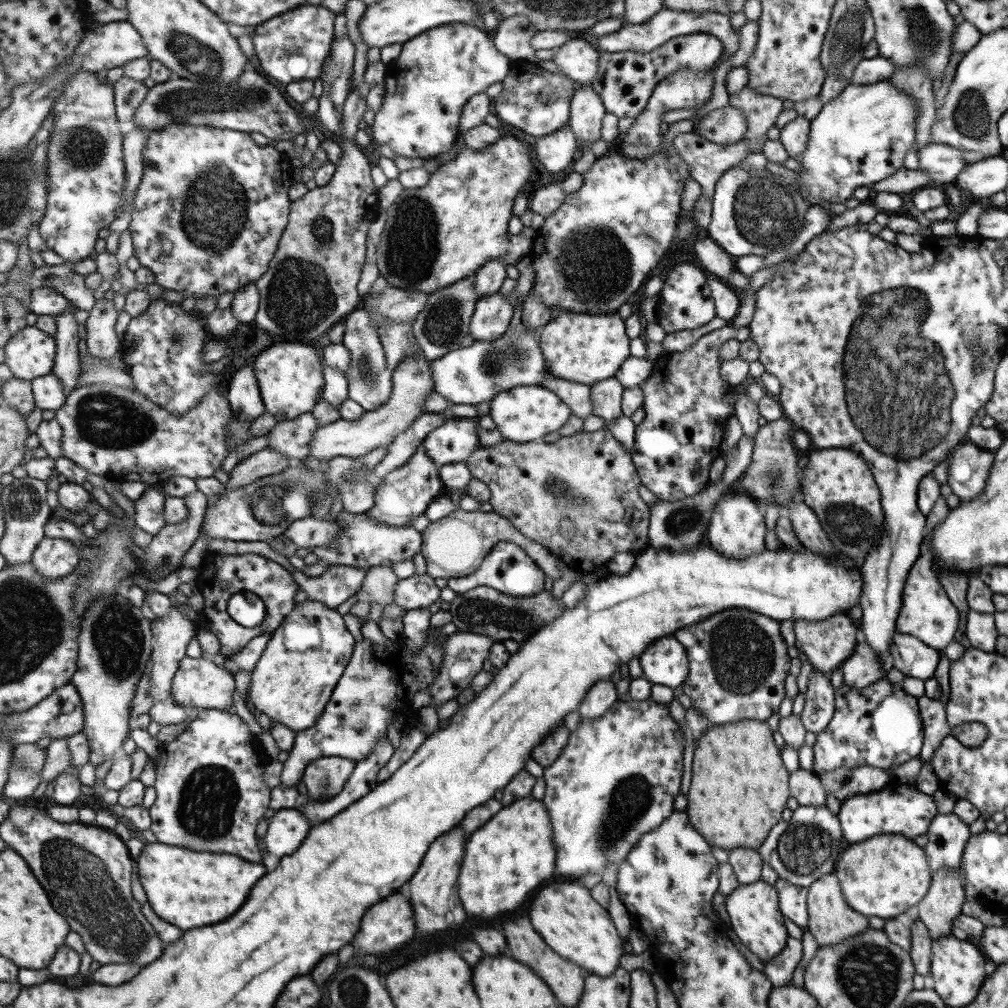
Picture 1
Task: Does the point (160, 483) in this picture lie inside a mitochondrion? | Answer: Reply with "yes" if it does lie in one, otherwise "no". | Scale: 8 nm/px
no

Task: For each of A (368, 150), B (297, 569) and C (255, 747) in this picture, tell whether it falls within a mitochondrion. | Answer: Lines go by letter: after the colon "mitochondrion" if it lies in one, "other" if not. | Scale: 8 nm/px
A: other
B: other
C: other

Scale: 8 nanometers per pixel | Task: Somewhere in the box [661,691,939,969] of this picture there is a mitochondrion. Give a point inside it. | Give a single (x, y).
(804, 847)

